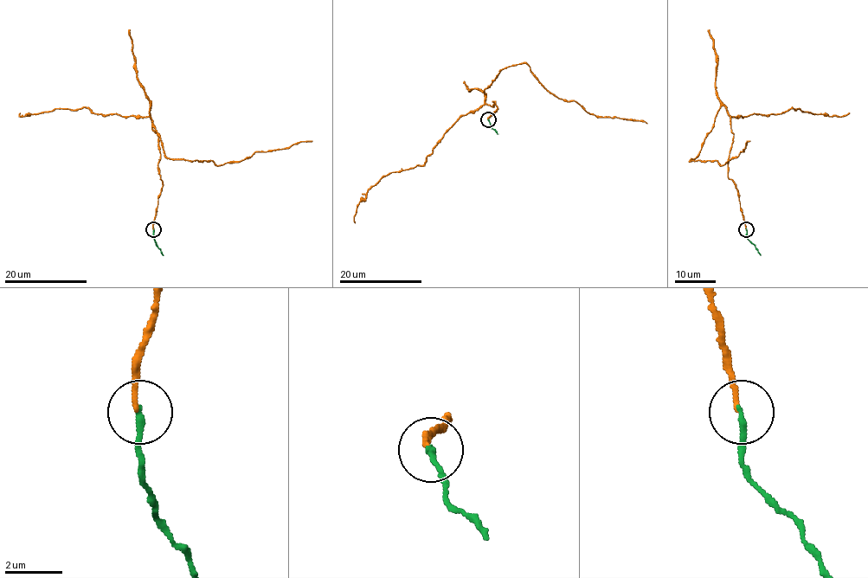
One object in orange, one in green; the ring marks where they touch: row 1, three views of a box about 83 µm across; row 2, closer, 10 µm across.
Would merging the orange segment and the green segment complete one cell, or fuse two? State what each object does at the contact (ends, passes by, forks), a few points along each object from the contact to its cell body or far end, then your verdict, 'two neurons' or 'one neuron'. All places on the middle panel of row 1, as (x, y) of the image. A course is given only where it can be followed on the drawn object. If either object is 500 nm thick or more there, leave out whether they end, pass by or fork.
orange ends there; green ends there; orange runs (488, 119), (498, 106), (485, 103), (484, 91), (504, 68), (523, 63), (552, 93), (590, 114), (646, 124); green runs (488, 119), (498, 134); one neuron

